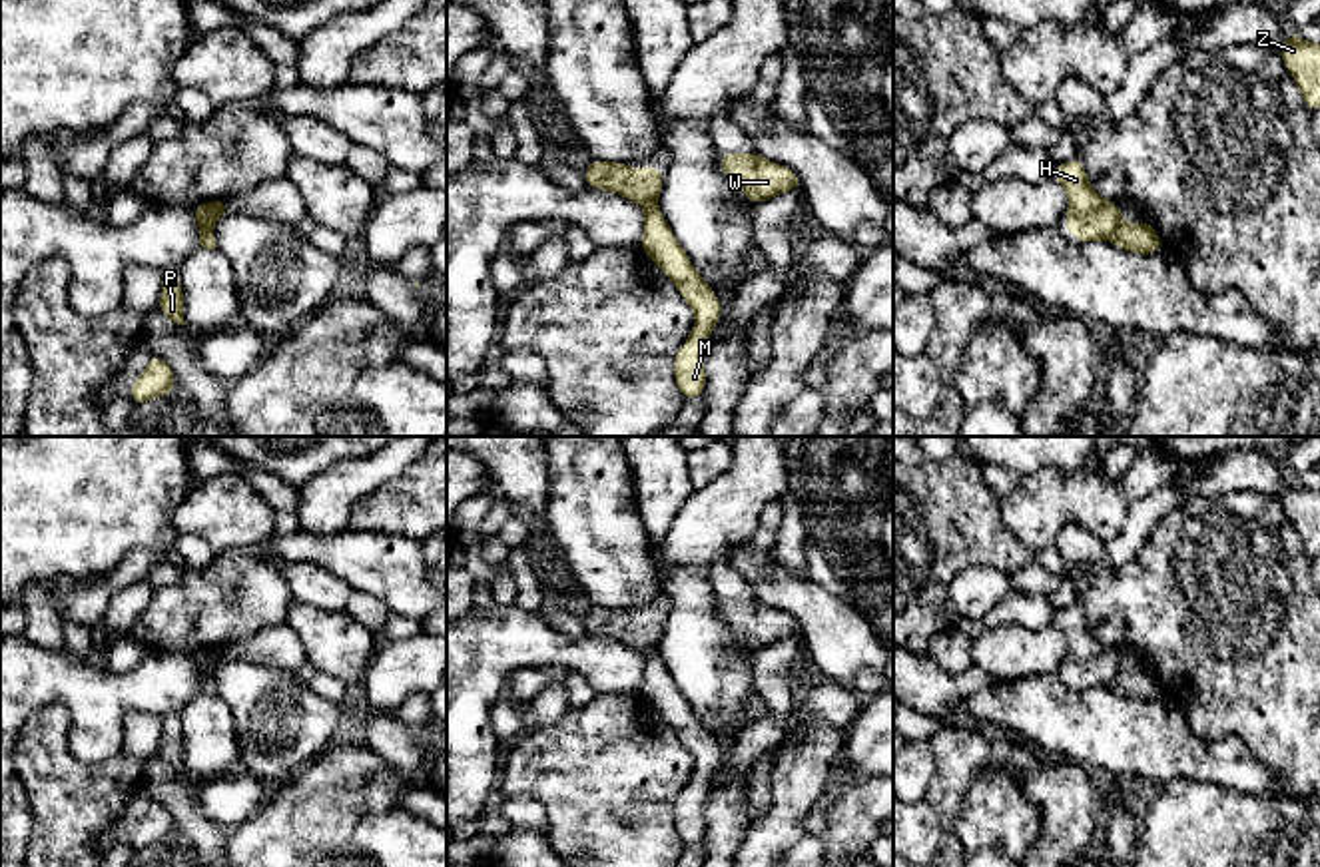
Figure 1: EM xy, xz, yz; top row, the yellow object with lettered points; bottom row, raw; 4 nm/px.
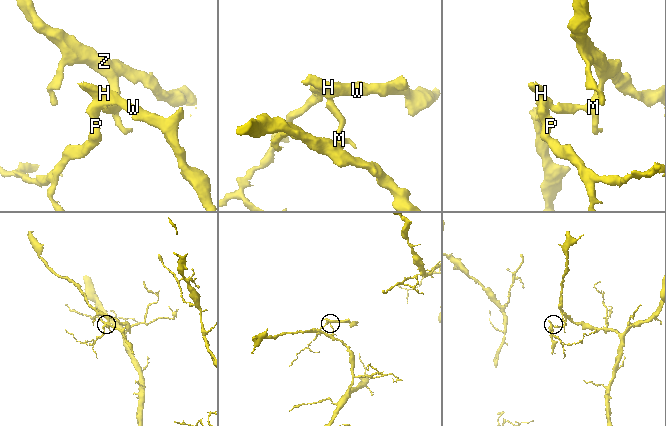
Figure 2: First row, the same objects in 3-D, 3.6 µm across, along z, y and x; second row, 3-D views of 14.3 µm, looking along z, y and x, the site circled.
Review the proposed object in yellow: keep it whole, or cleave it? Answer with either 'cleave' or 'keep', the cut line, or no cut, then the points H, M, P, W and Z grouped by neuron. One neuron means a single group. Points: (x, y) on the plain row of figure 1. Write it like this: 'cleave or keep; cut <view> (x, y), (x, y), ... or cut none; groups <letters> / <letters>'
cleave; cut yz (1121, 668), (1111, 686); groups H P W / M Z

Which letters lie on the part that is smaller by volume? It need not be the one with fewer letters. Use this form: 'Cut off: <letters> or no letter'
Cut off: H, P, W

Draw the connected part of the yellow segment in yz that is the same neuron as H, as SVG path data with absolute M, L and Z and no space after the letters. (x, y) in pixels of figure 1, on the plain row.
M1075 602L1069 608L1055 610L1053 624L1069 642L1069 658L1061 666L1071 676L1075 688L1113 686L1123 670L1123 654L1101 644L1087 626L1083 608Z

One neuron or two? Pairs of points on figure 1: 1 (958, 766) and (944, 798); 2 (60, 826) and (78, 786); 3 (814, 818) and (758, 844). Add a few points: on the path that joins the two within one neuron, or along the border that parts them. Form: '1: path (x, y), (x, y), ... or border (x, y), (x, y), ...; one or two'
1: path (954, 774), (946, 790); one
2: path (68, 816), (78, 796); one
3: border (814, 806), (804, 820), (804, 832); two

